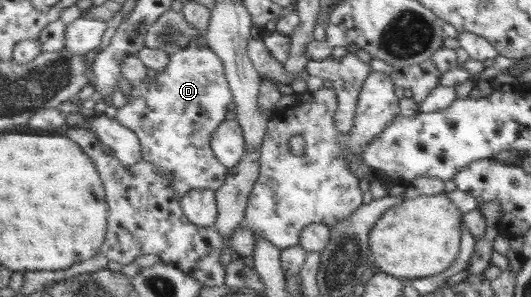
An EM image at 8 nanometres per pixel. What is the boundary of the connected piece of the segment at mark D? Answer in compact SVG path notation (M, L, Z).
M191 43L184 51L169 54L169 66L145 86L140 98L127 96L126 103L117 110L116 119L136 133L142 145L143 159L158 165L174 186L178 200L192 190L209 189L216 191L225 185L229 177L229 167L222 163L214 153L211 139L221 123L226 121L228 105L234 102L233 90L226 75L225 64L213 50L202 48L200 44Z

